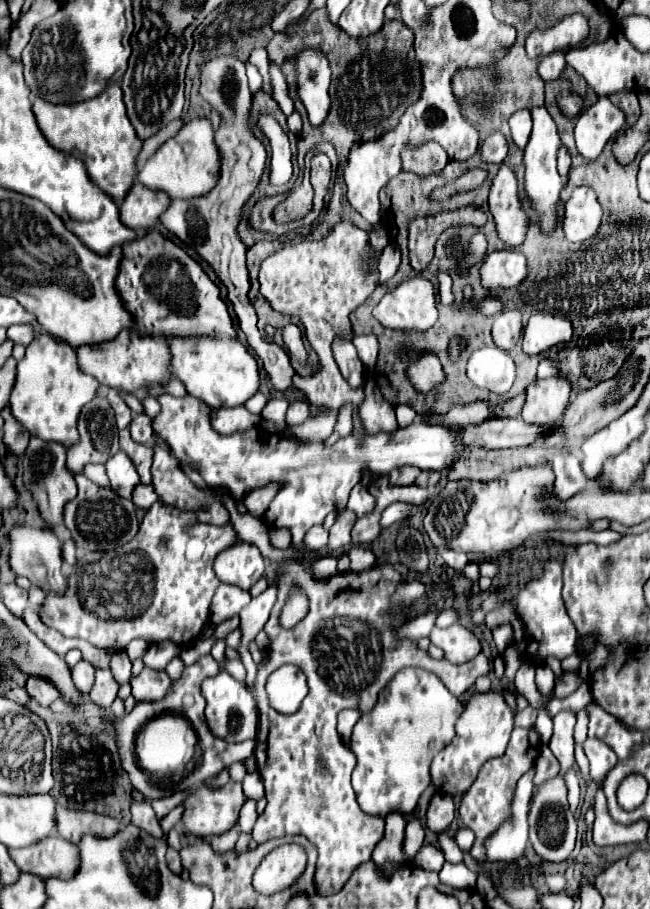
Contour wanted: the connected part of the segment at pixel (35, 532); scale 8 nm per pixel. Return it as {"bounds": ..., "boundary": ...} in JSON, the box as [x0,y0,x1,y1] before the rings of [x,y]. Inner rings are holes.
{"bounds":[9,526,67,594],"boundary":[[[15,526],[11,530],[11,554],[9,554],[11,568],[17,576],[29,578],[35,586],[45,592],[63,594],[67,590],[67,576],[61,572],[63,556],[61,556],[61,540],[51,530],[29,528],[29,526]]]}

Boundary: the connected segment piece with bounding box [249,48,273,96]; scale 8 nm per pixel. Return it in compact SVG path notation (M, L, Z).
M263 48L263 50L255 50L255 52L251 52L249 62L261 72L261 76L263 76L263 92L271 96L271 90L273 90L273 88L271 88L271 80L269 80L269 66L271 66L271 60L269 60L267 50Z

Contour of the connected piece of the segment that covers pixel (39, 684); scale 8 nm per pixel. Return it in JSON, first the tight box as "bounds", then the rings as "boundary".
{"bounds":[27,676,59,706],"boundary":[[[33,676],[27,690],[41,706],[49,706],[53,700],[59,698],[59,690],[49,680],[43,680],[43,678],[35,678]]]}

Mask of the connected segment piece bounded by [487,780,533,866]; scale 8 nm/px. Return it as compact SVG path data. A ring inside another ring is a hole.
M519 780L513 804L513 818L487 840L487 856L495 862L507 862L511 866L525 854L527 846L527 810L529 798L533 794L531 780Z

